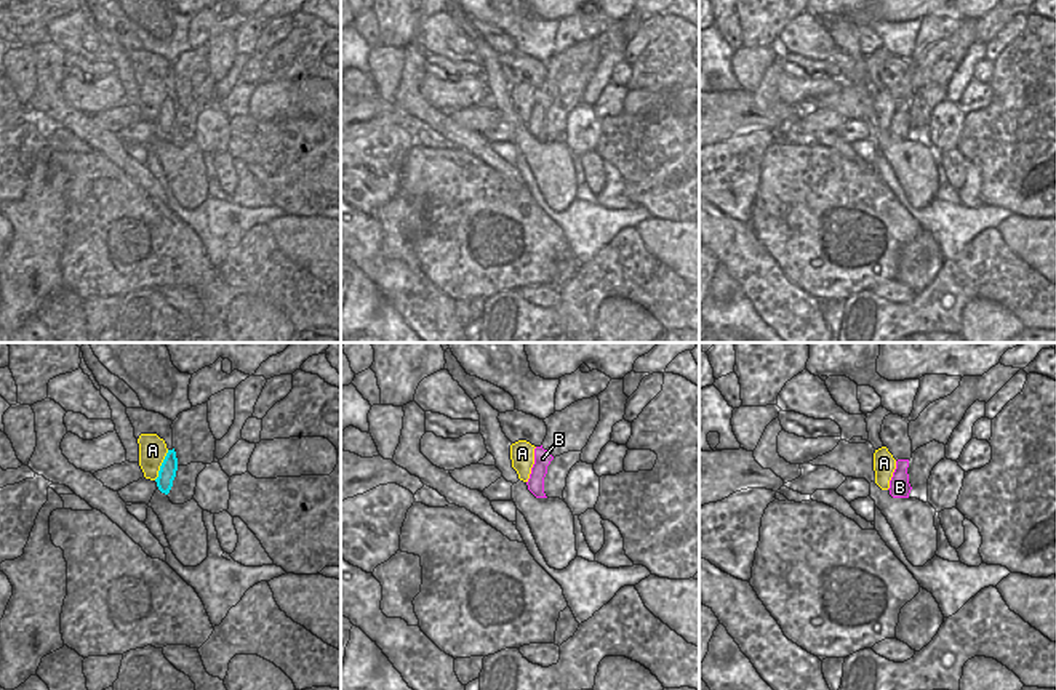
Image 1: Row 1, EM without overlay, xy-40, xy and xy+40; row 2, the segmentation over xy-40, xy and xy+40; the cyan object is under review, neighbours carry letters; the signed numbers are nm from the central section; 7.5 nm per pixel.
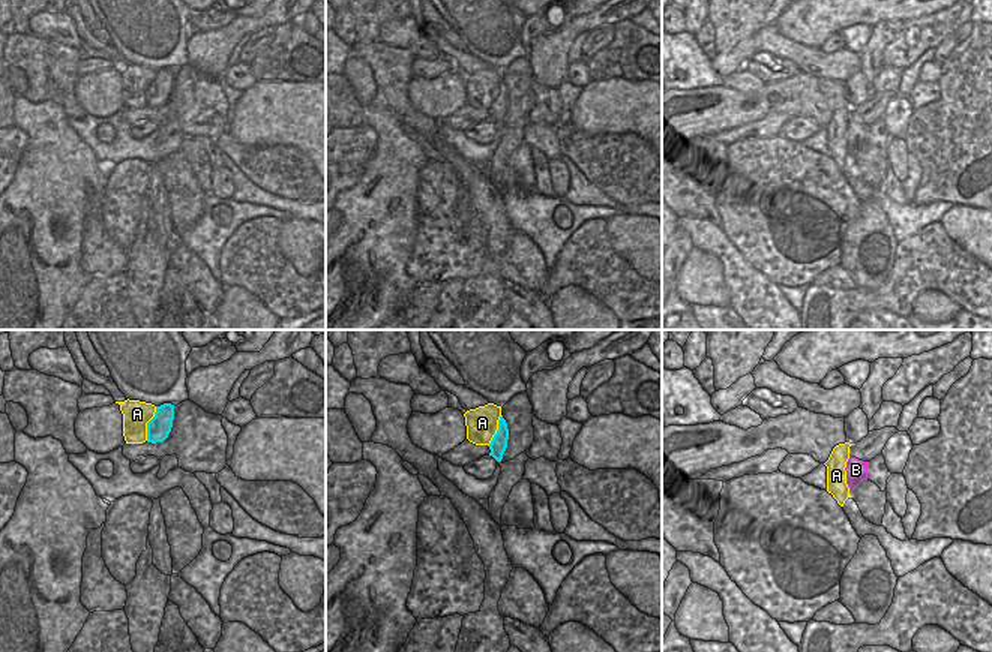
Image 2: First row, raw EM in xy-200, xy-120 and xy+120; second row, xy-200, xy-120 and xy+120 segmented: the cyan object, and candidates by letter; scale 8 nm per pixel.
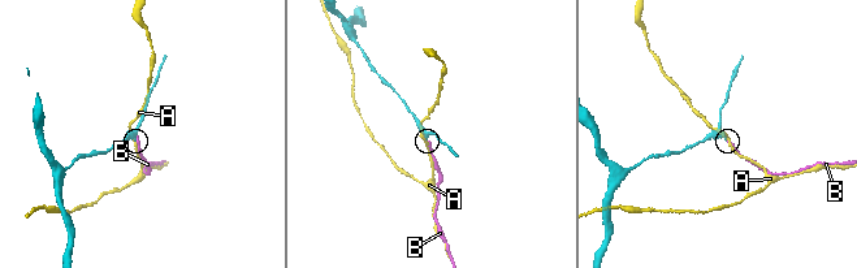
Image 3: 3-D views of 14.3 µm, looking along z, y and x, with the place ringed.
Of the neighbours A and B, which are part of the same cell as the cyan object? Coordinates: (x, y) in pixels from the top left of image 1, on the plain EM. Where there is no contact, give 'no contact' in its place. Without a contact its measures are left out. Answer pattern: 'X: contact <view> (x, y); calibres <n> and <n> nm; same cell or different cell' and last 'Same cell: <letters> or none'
A: contact xy-40 (162, 106); calibres 130 and 220 nm; different cell
B: no contact; same cell
Same cell: B

